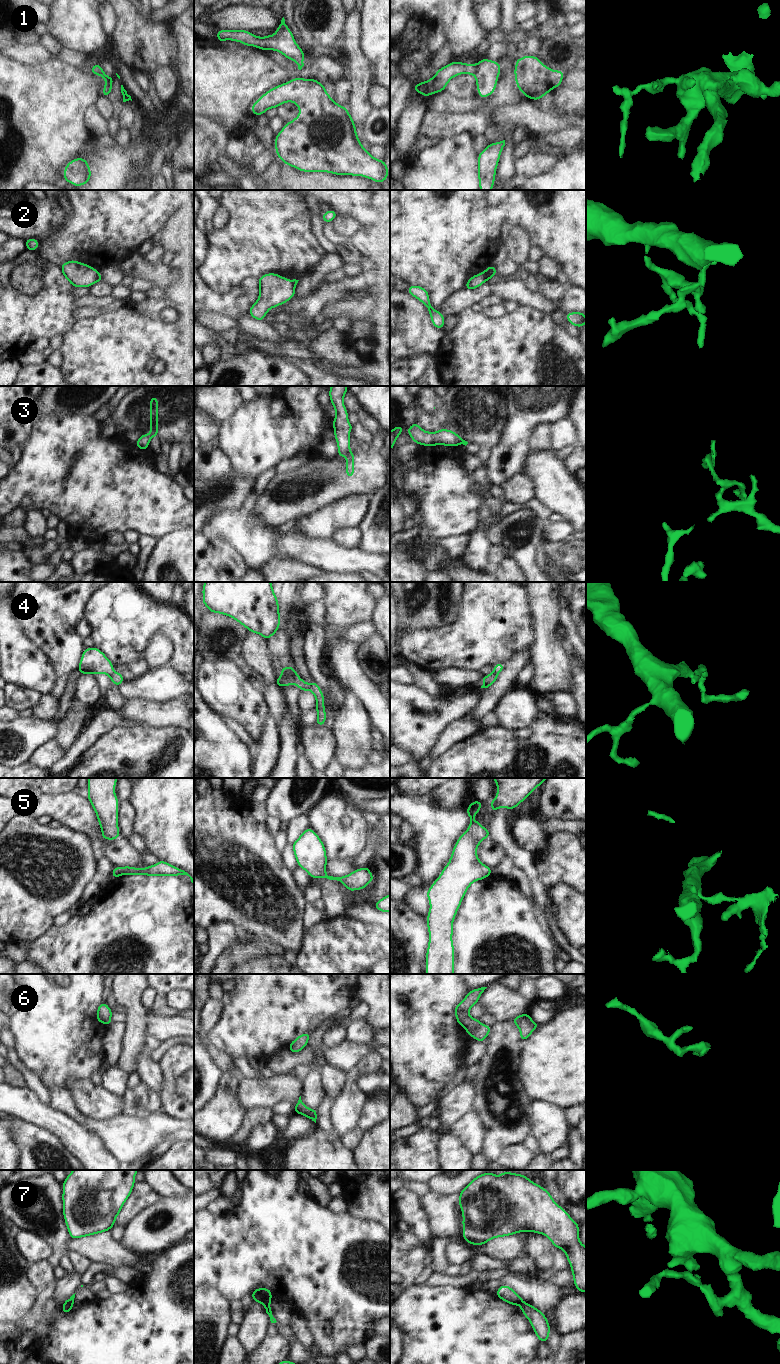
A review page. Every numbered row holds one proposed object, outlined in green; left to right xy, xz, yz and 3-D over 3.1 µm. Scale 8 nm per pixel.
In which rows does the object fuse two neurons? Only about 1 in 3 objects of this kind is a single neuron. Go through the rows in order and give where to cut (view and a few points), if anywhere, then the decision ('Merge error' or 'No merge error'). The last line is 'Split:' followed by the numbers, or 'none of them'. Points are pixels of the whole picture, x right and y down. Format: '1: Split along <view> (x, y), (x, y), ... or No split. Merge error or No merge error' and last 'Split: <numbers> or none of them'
1: Split along yz (476, 64), (477, 71), (474, 75). Merge error
2: Split along yz (483, 272), (487, 280). Merge error
3: Split along xz (349, 450), (344, 454). Merge error
4: Split along xz (308, 684), (310, 689). Merge error
5: No split. No merge error
6: No split. No merge error
7: Split along xy (73, 1303), (66, 1303), (64, 1305). Merge error
Split: 1, 2, 3, 4, 7

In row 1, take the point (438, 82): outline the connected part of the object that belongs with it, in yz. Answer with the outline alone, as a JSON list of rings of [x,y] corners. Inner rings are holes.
[[[450,62],[447,66],[439,68],[437,73],[428,81],[422,81],[413,85],[413,90],[425,97],[445,90],[449,81],[460,74],[475,75],[478,68],[476,64],[466,64],[464,62]]]

